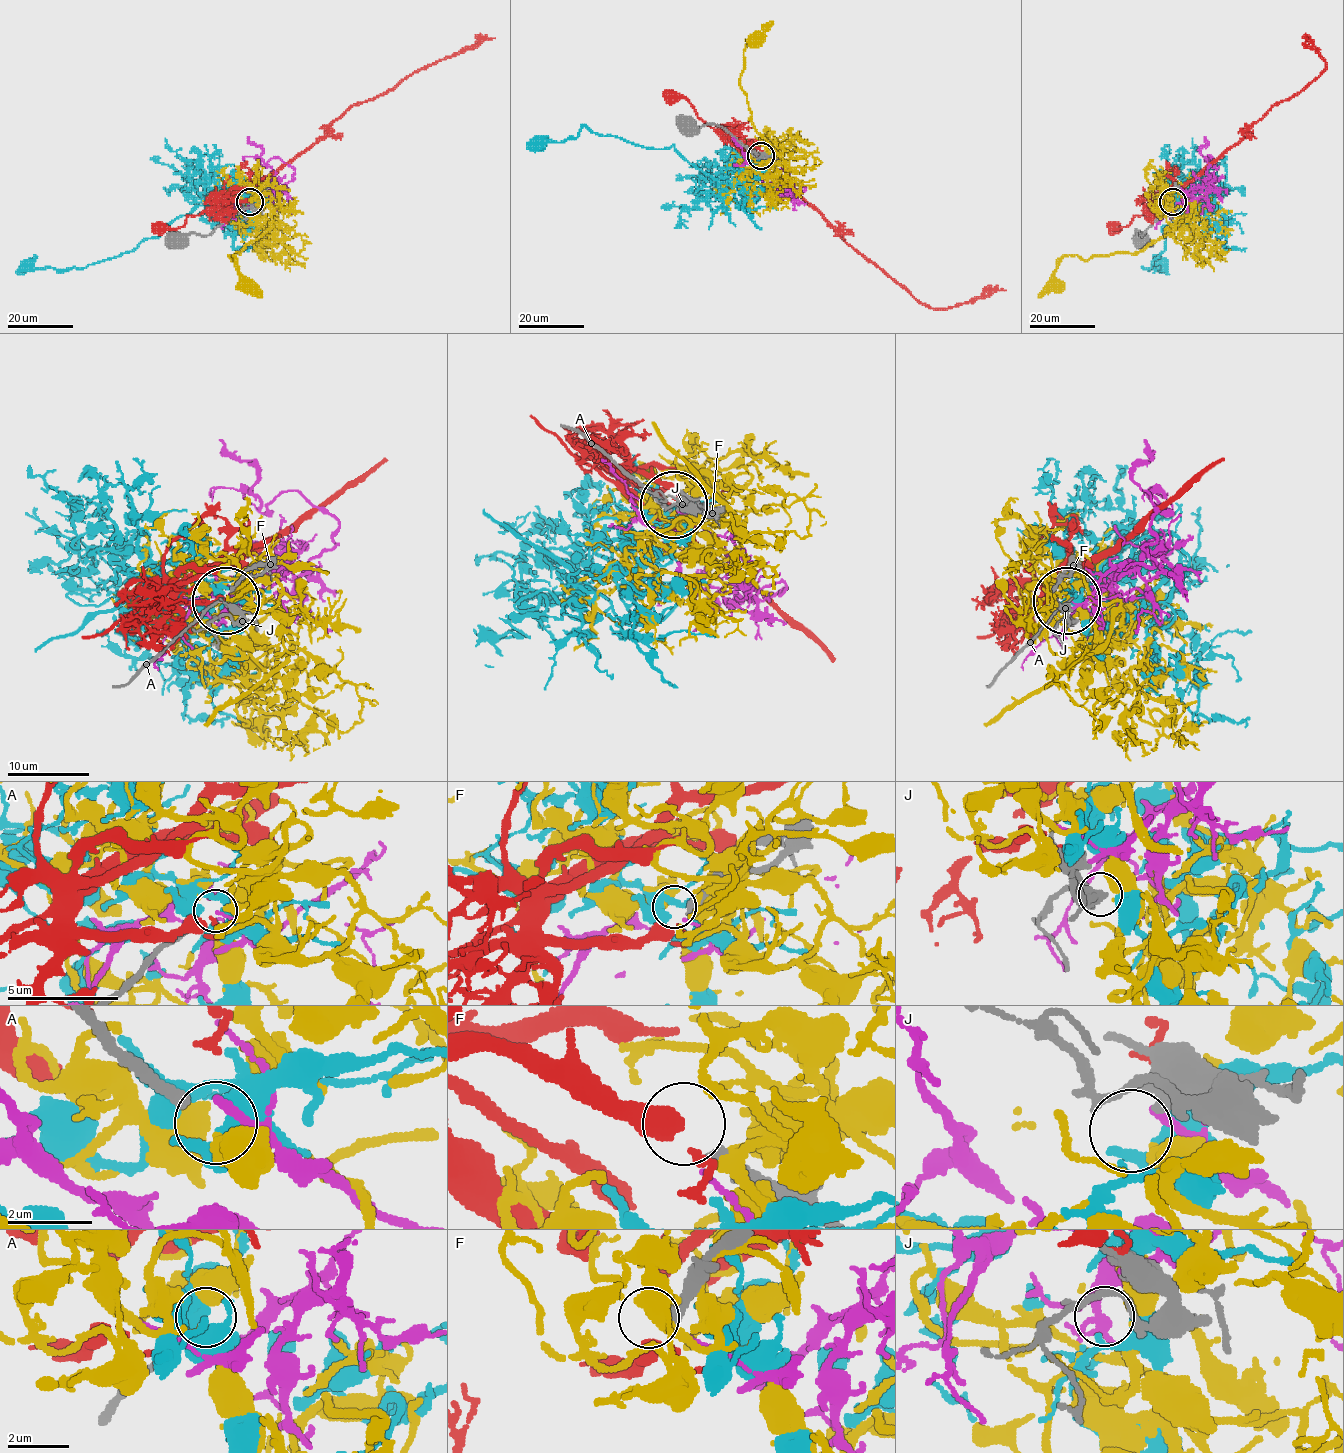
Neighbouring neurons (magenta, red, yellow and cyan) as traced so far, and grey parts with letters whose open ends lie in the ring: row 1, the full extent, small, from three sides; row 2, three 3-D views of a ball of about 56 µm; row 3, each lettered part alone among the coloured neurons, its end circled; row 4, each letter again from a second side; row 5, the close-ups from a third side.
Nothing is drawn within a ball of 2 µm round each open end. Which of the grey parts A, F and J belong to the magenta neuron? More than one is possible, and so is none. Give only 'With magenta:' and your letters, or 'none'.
With magenta: none

